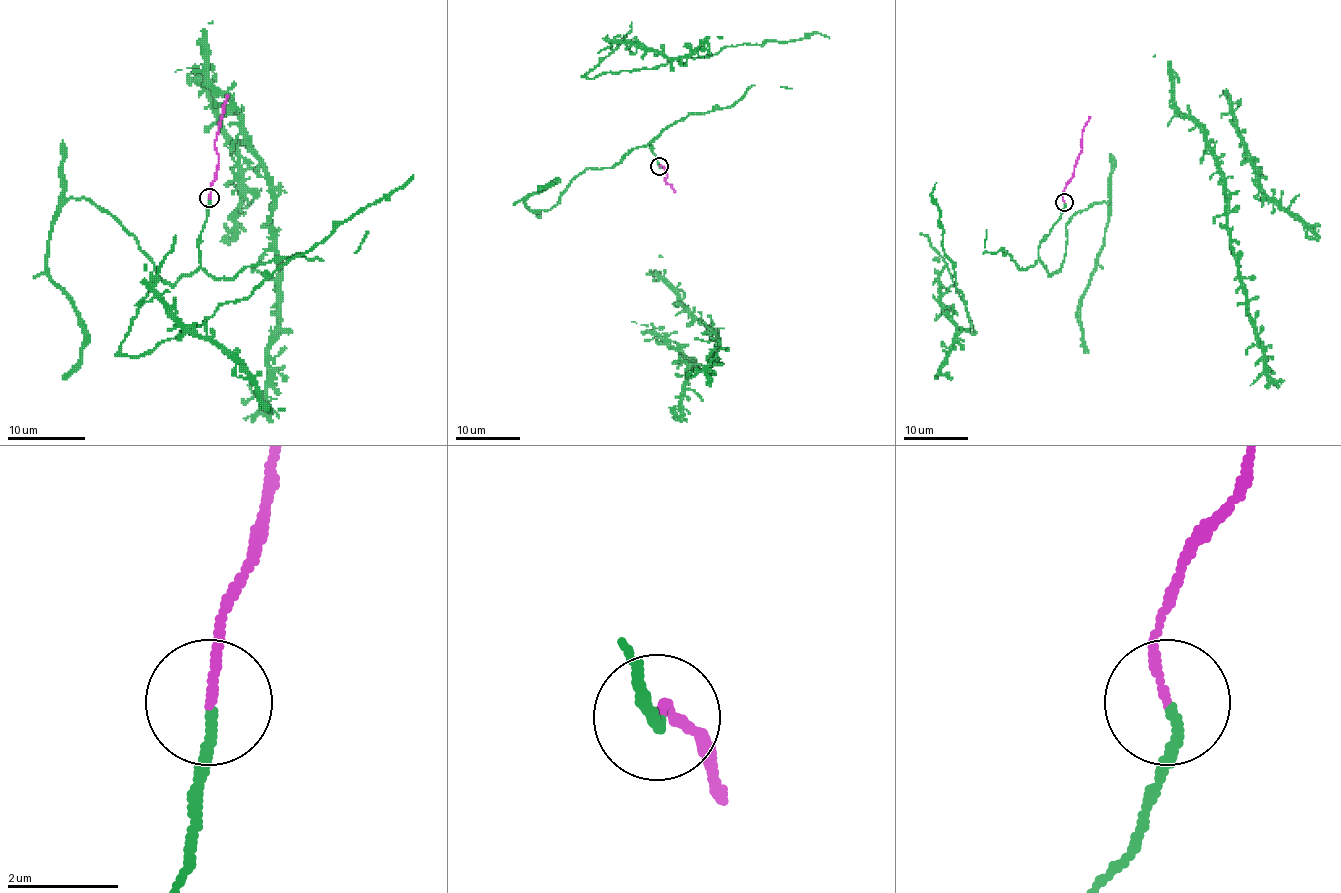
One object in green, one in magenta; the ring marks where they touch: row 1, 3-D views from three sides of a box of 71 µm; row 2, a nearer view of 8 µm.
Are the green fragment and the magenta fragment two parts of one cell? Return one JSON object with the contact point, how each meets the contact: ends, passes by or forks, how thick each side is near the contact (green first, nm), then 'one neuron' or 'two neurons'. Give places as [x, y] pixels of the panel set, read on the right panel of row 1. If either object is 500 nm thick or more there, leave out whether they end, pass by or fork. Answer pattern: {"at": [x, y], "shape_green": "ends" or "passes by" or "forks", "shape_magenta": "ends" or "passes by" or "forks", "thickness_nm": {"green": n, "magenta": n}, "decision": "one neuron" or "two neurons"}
{"at": [1064, 202], "shape_green": "ends", "shape_magenta": "ends", "thickness_nm": {"green": 170, "magenta": 140}, "decision": "one neuron"}

